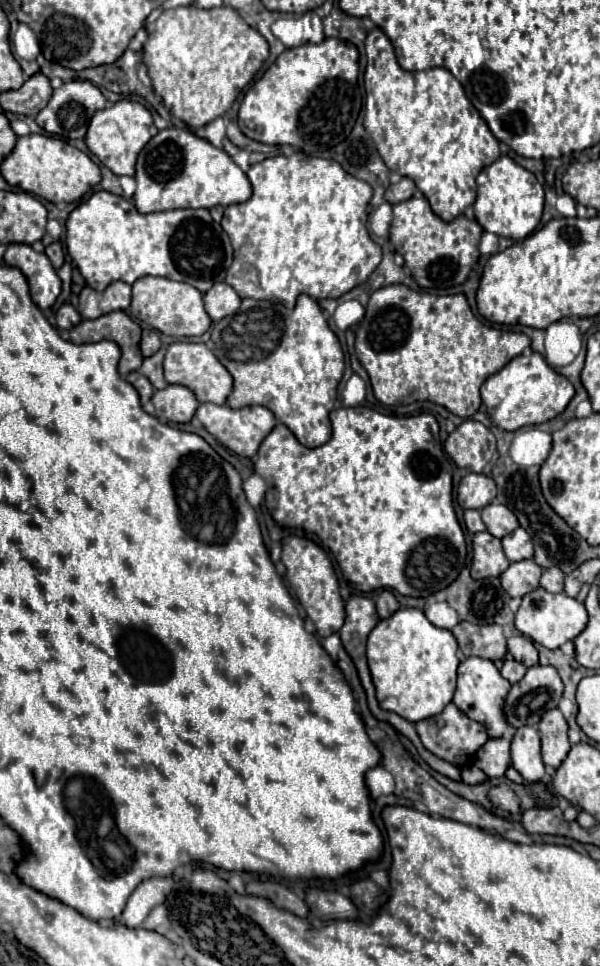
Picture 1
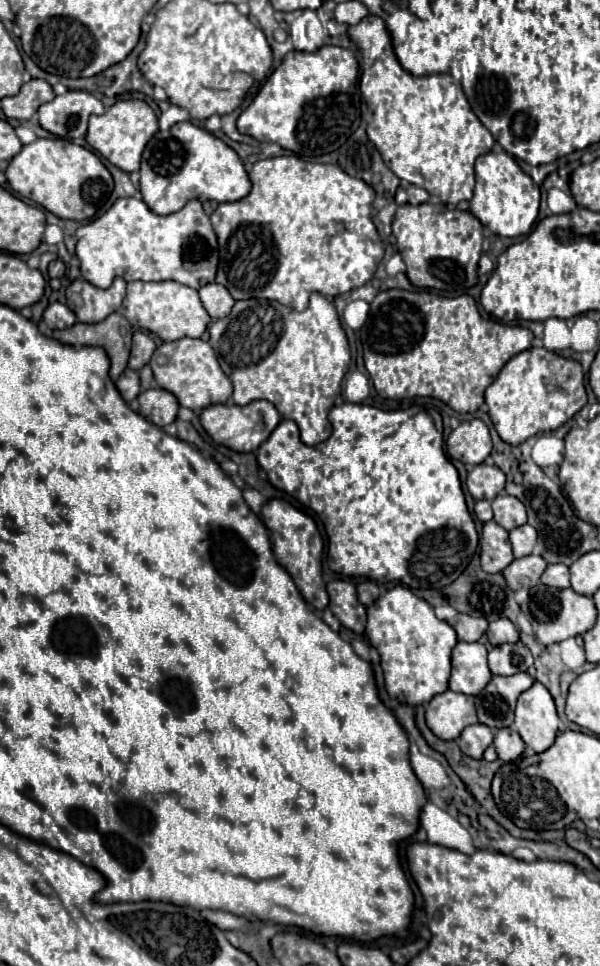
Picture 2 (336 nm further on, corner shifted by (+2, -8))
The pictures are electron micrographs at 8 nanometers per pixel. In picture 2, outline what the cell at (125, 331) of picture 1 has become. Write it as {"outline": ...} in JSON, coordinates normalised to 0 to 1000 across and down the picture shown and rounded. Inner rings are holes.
{"outline":[[[190,323],[180,329],[173,329],[163,335],[137,335],[127,333],[120,340],[110,342],[90,342],[87,348],[113,358],[137,360],[137,358],[167,358],[177,362],[183,371],[183,391],[193,395],[193,391],[207,385],[213,379],[217,369],[217,356],[220,356],[220,340],[213,331]]]}

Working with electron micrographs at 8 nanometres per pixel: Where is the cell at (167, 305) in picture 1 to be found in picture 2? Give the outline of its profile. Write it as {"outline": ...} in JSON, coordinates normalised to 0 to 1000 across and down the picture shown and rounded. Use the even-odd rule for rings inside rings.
{"outline":[[[283,290],[280,292],[217,292],[210,308],[197,323],[207,325],[207,329],[213,329],[220,337],[250,342],[260,348],[267,348],[273,354],[300,352],[307,348],[333,350],[353,331],[330,308],[330,300]]]}

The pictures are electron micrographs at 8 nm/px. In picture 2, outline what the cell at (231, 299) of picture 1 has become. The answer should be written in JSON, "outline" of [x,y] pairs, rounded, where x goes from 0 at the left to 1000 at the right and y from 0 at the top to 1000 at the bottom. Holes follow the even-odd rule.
{"outline":[[[350,292],[347,296],[337,296],[330,302],[333,302],[333,311],[353,331],[377,329],[383,325],[387,317],[390,317],[390,308],[383,306],[383,302],[373,296]]]}

